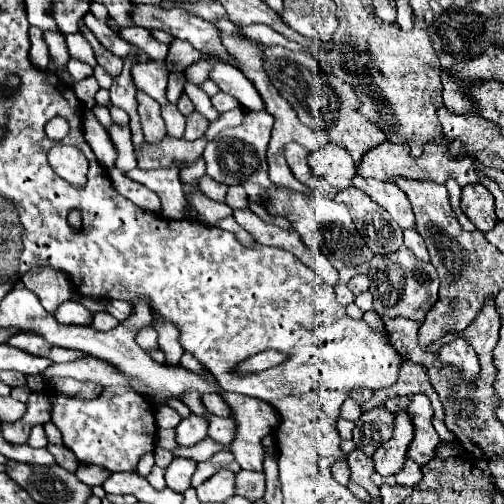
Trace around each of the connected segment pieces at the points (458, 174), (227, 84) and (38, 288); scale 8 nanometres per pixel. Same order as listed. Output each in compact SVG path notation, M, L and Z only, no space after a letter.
M382 142L378 144L374 150L366 152L358 164L358 174L364 176L364 178L378 178L378 180L394 180L394 178L418 178L418 180L430 180L430 182L438 182L438 184L444 184L448 178L454 178L460 186L466 186L466 184L474 184L478 182L478 176L476 176L476 162L466 156L466 158L460 158L460 160L452 160L446 156L446 142L440 142L440 144L426 144L424 146L424 152L420 158L412 158L408 154L408 148L406 146L396 146L392 142Z
M218 62L218 64L214 64L210 78L220 86L222 92L234 96L244 110L254 110L254 112L264 110L262 96L238 68L234 68L226 62Z
M54 268L30 270L26 276L22 276L22 284L38 296L40 304L50 314L54 314L62 302L70 300L74 290L70 278Z

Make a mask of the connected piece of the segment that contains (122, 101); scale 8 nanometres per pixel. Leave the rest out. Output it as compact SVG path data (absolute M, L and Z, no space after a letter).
M126 56L123 59L122 74L118 78L114 78L112 86L110 86L110 98L112 104L126 110L130 116L130 130L132 130L132 142L134 148L138 150L144 144L142 138L142 126L138 122L138 100L136 100L136 86L130 80L130 70L138 62L134 56Z

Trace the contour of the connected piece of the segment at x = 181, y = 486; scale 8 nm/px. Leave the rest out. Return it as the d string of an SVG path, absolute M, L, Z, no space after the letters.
M174 458L172 464L166 468L166 486L182 494L190 488L190 478L194 472L196 472L196 462L190 462L190 458Z

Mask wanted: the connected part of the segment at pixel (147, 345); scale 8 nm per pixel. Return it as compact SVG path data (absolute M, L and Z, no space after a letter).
M146 326L140 334L138 334L138 342L140 346L150 352L150 350L156 350L158 348L158 332L152 328L152 326Z

